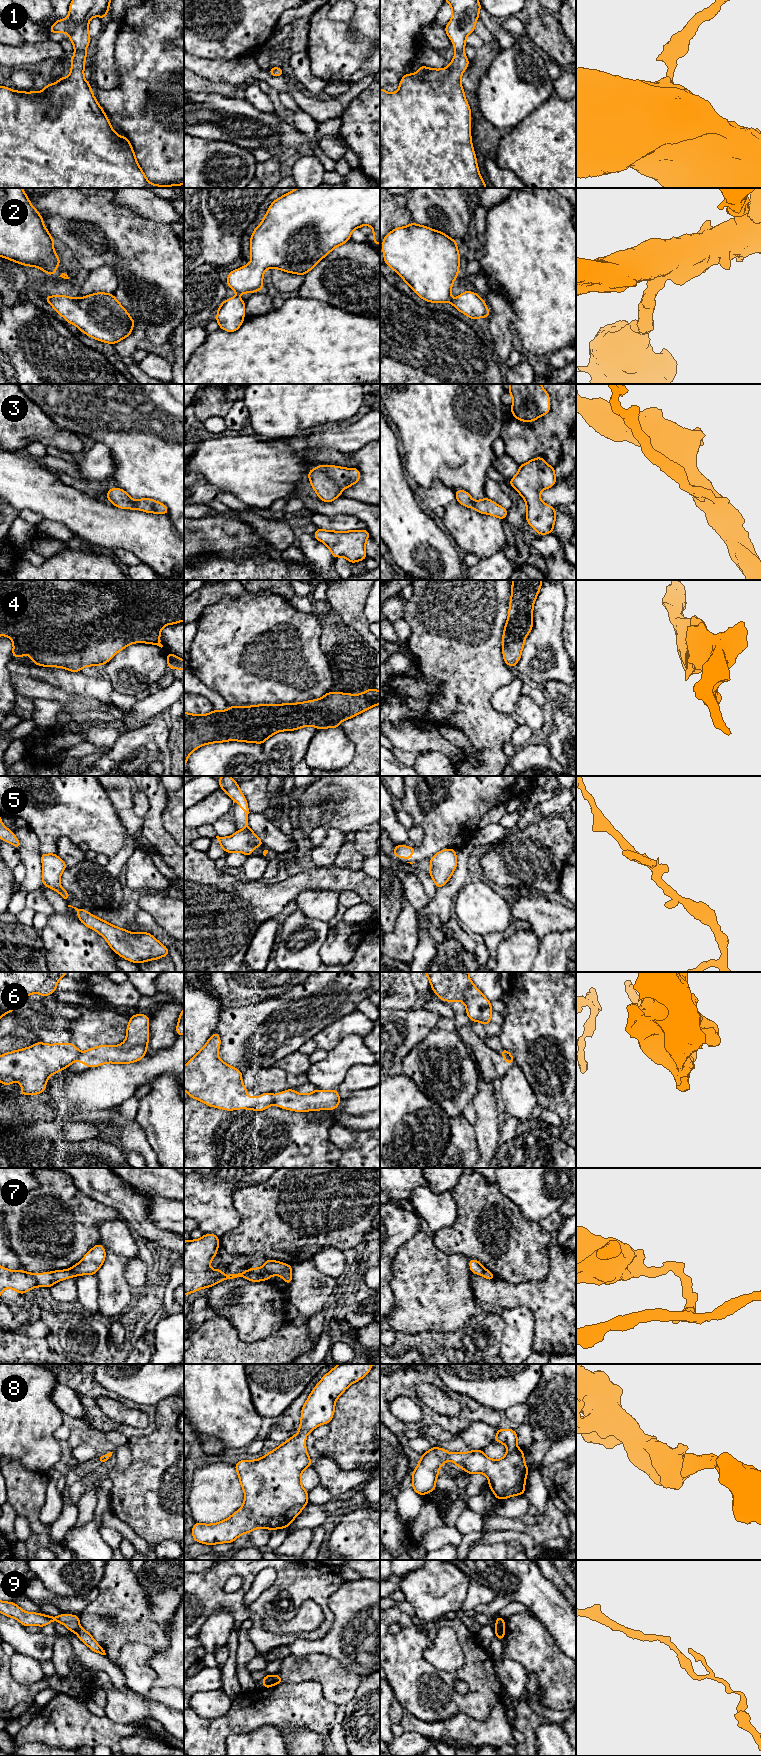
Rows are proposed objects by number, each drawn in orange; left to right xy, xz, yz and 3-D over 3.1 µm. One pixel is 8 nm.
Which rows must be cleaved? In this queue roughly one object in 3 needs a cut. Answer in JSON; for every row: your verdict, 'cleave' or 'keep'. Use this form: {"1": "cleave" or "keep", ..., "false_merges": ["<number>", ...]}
{"1": "keep", "2": "keep", "3": "keep", "4": "keep", "5": "cleave", "6": "cleave", "7": "cleave", "8": "keep", "9": "cleave", "false_merges": ["5", "6", "7", "9"]}

